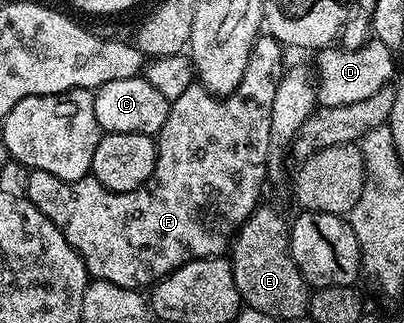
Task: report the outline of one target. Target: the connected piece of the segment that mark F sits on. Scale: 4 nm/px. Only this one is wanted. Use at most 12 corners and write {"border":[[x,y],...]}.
{"border":[[283,45],[169,105],[151,178],[30,171],[90,277],[148,289],[262,203]]}

